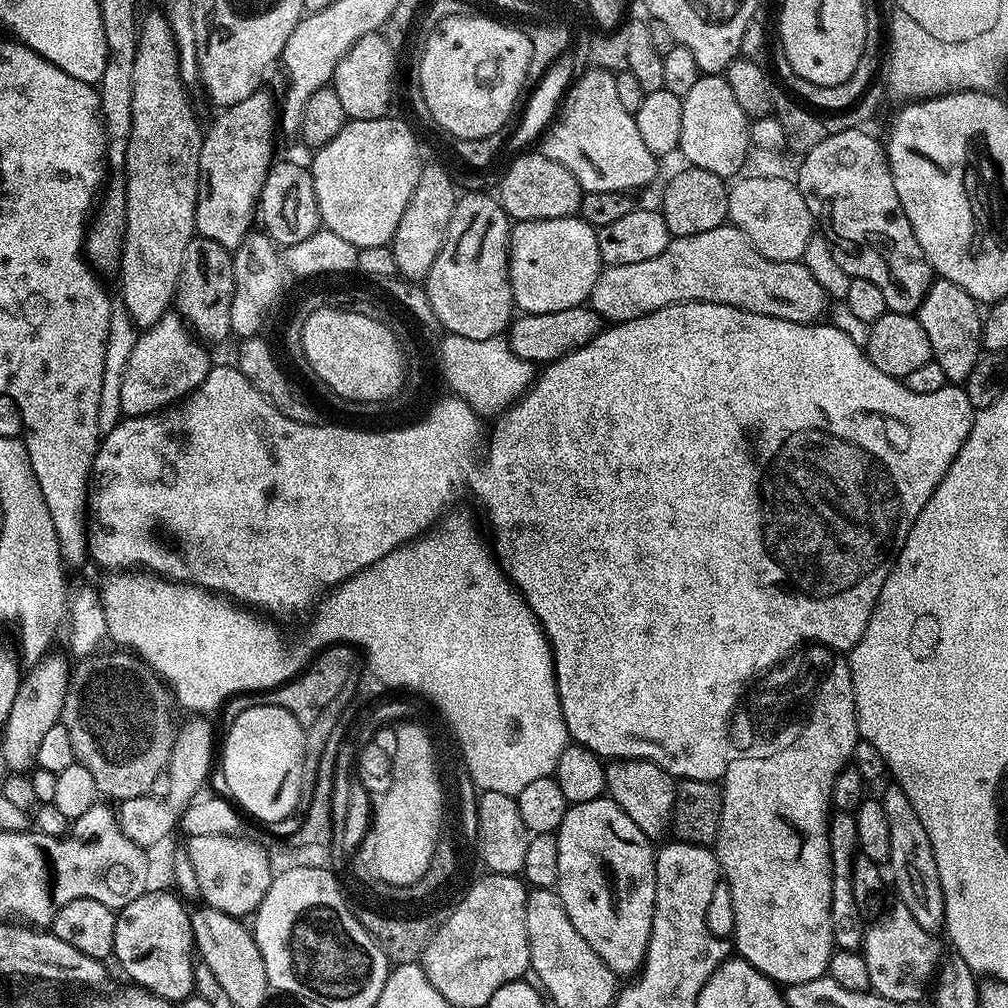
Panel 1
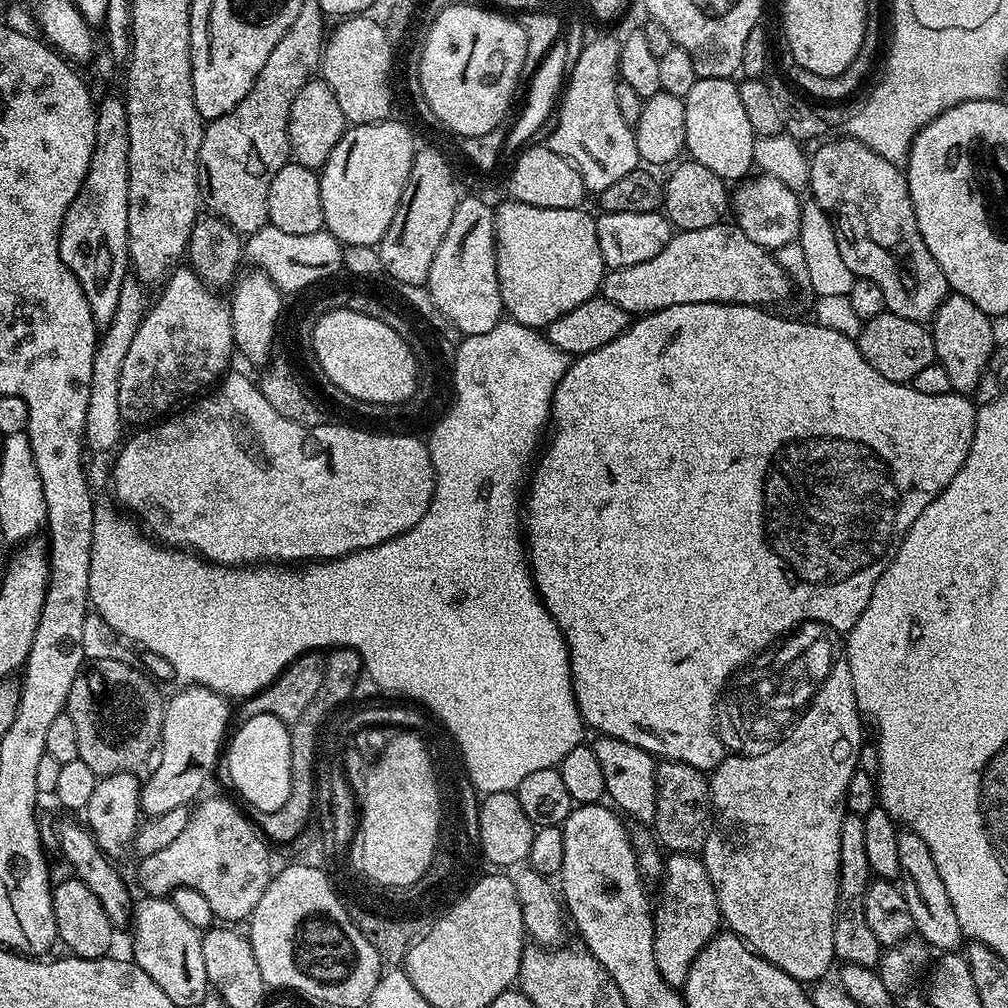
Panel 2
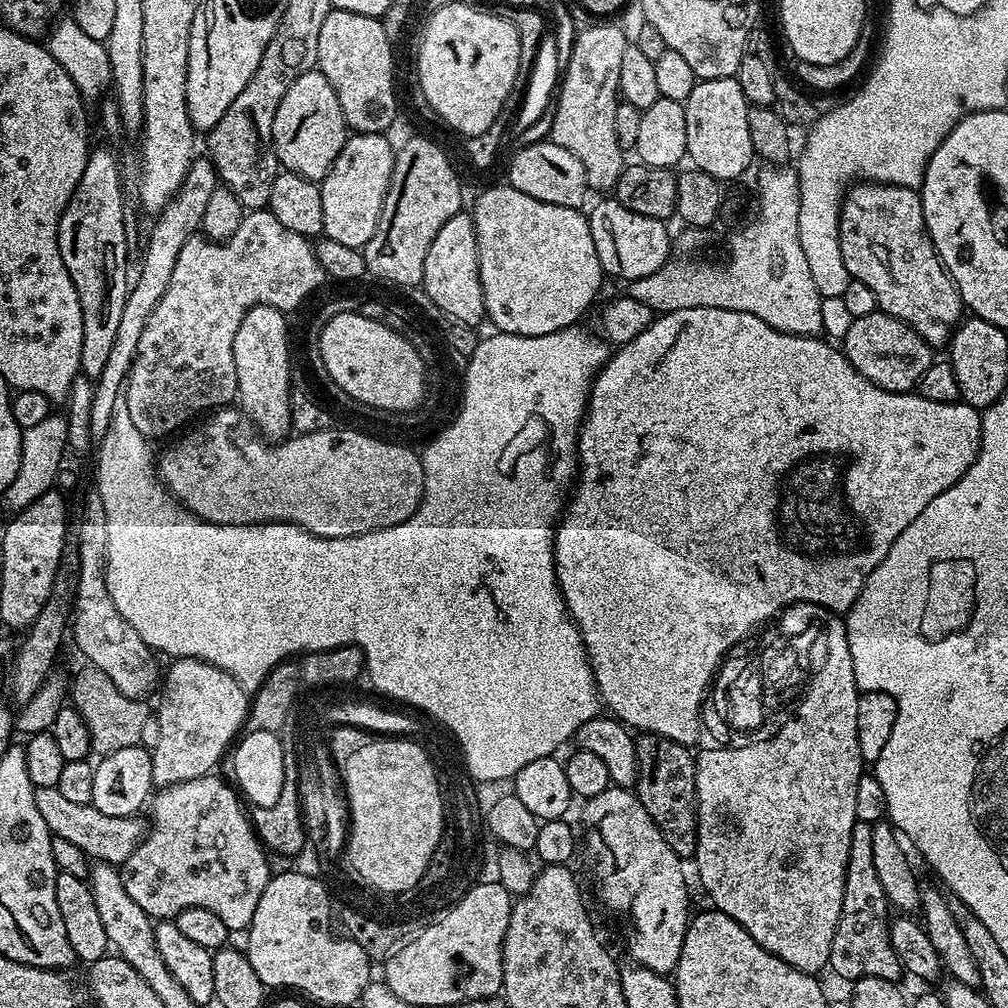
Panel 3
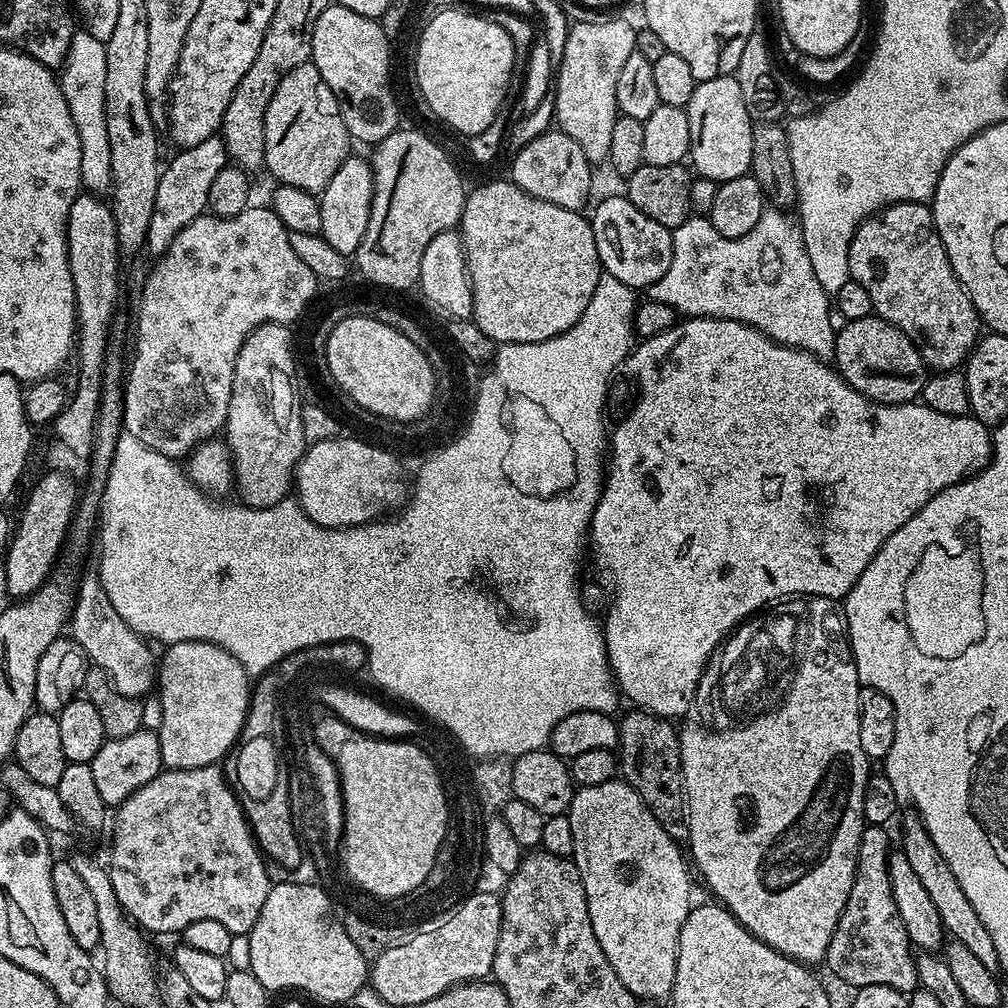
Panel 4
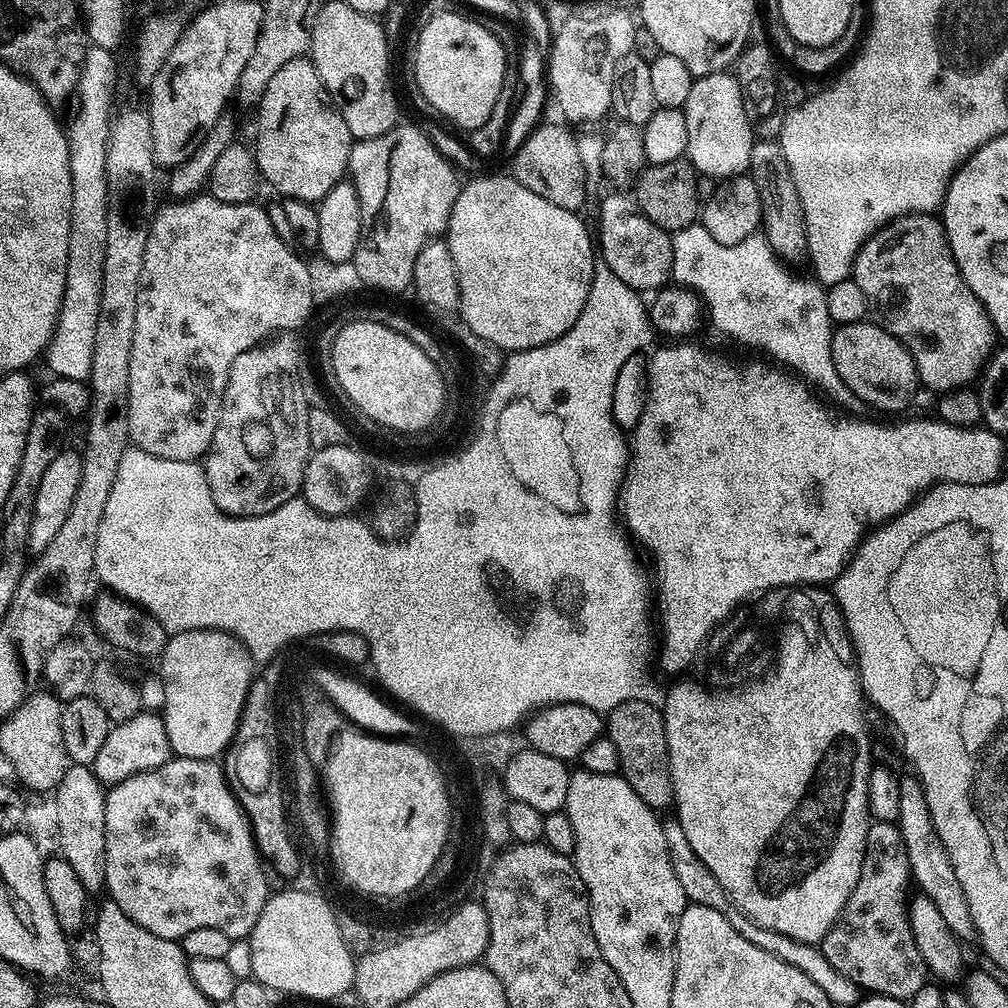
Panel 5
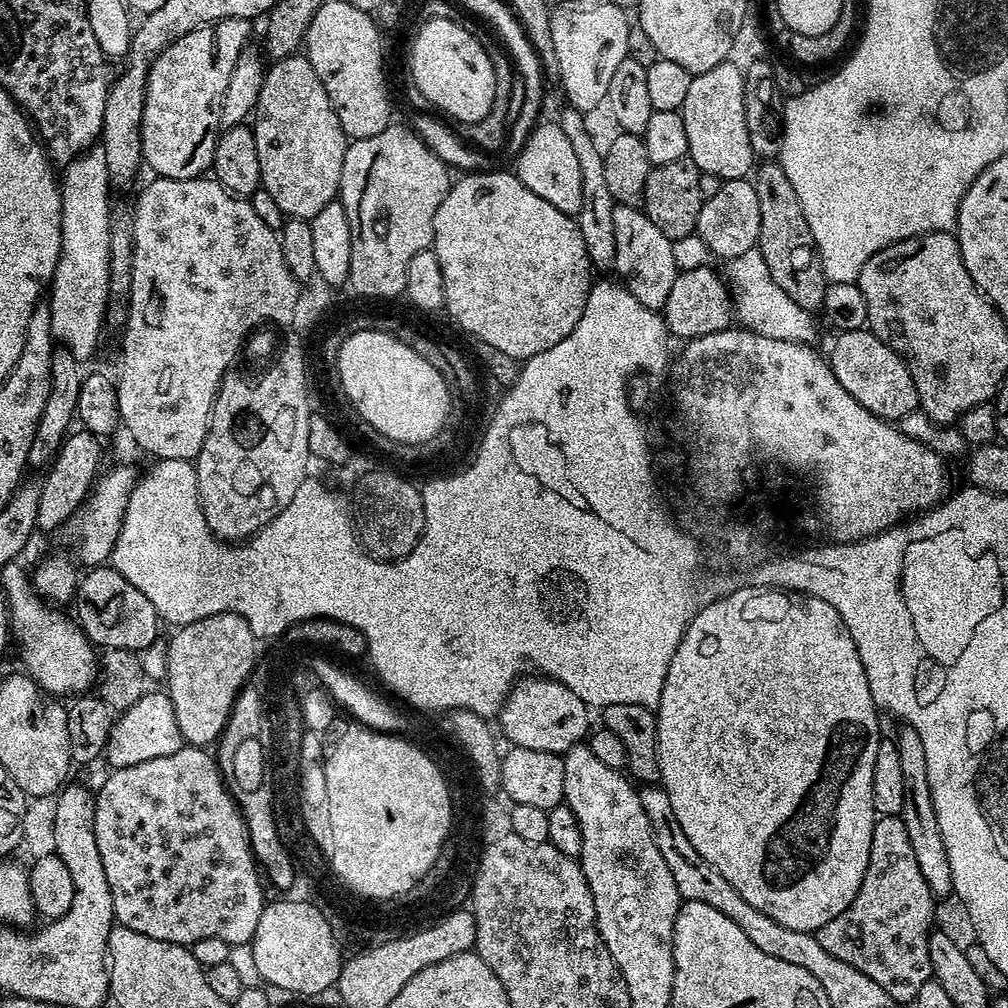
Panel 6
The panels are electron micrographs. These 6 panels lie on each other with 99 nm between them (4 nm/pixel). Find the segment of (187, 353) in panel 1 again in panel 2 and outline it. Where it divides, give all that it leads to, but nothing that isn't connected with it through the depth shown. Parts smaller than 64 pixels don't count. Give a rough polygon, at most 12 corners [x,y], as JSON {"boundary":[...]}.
{"boundary":[[187,266],[147,309],[118,386],[144,426],[211,389],[232,310]]}

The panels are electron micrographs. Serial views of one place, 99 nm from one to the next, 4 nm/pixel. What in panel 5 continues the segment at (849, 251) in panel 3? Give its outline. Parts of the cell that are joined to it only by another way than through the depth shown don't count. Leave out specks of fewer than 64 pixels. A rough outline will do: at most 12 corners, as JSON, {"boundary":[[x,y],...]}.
{"boundary":[[935,215],[860,247],[851,279],[952,394],[998,333]]}

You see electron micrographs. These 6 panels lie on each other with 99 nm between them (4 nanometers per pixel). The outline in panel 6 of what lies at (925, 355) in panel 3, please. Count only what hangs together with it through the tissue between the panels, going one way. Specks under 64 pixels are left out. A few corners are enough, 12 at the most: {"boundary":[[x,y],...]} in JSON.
{"boundary":[[867,327],[826,359],[842,390],[889,422],[919,409],[906,362]]}

